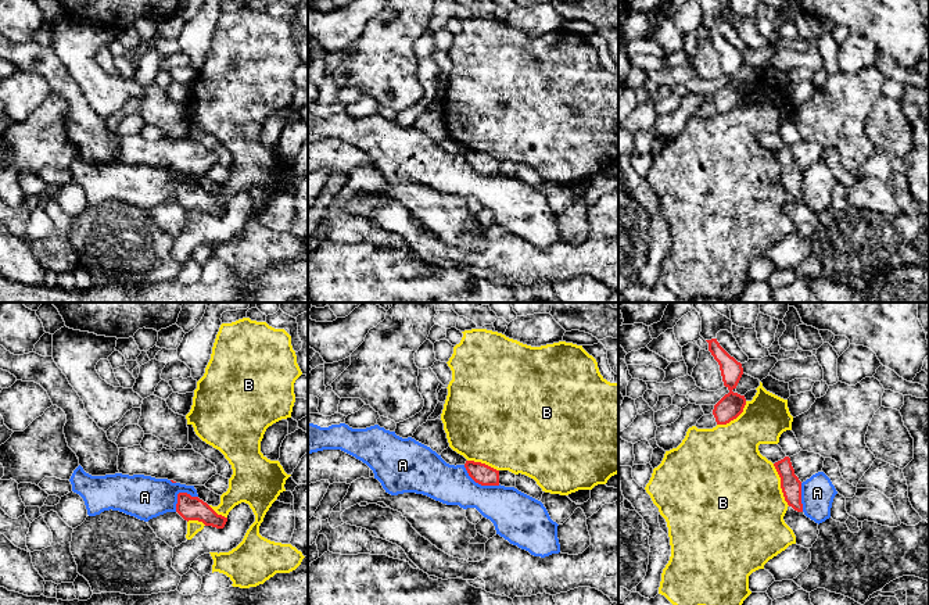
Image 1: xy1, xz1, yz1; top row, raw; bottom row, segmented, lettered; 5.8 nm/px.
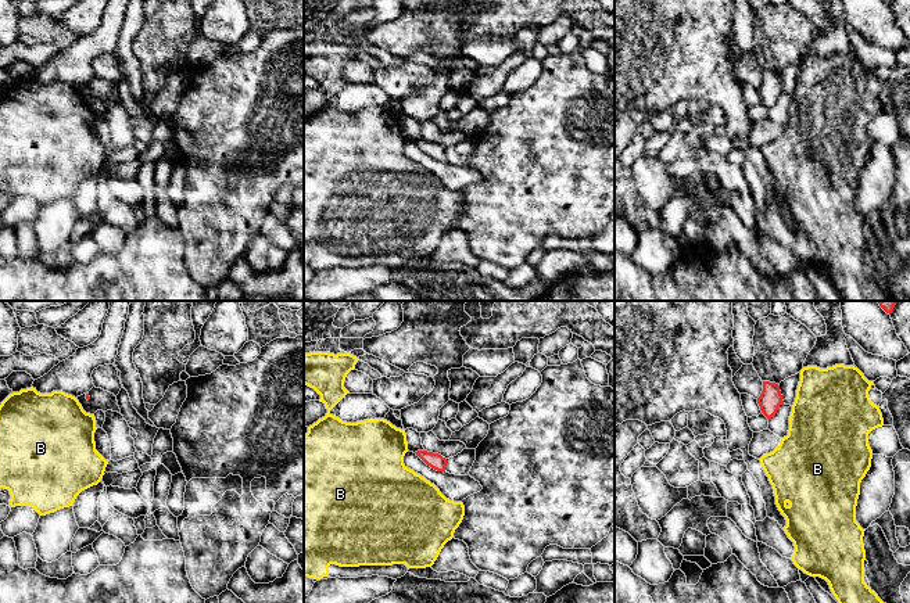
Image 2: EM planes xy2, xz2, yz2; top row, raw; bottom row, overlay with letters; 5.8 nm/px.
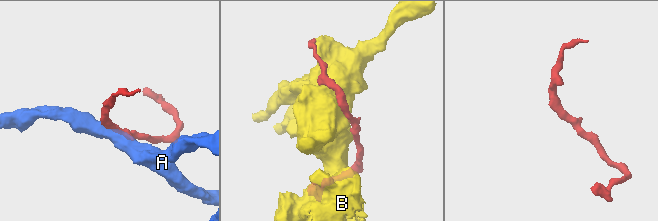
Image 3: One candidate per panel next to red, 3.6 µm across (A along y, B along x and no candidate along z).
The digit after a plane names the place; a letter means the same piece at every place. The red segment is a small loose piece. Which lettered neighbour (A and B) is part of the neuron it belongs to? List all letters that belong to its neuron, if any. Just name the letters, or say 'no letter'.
no letter

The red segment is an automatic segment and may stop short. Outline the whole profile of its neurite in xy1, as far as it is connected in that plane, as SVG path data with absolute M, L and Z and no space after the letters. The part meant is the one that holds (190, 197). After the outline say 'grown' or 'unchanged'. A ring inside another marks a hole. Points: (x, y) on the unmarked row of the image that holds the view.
M187 182L177 183L176 201L187 211L198 210L216 218L223 218L227 211L227 207L218 204L207 191Z; unchanged

